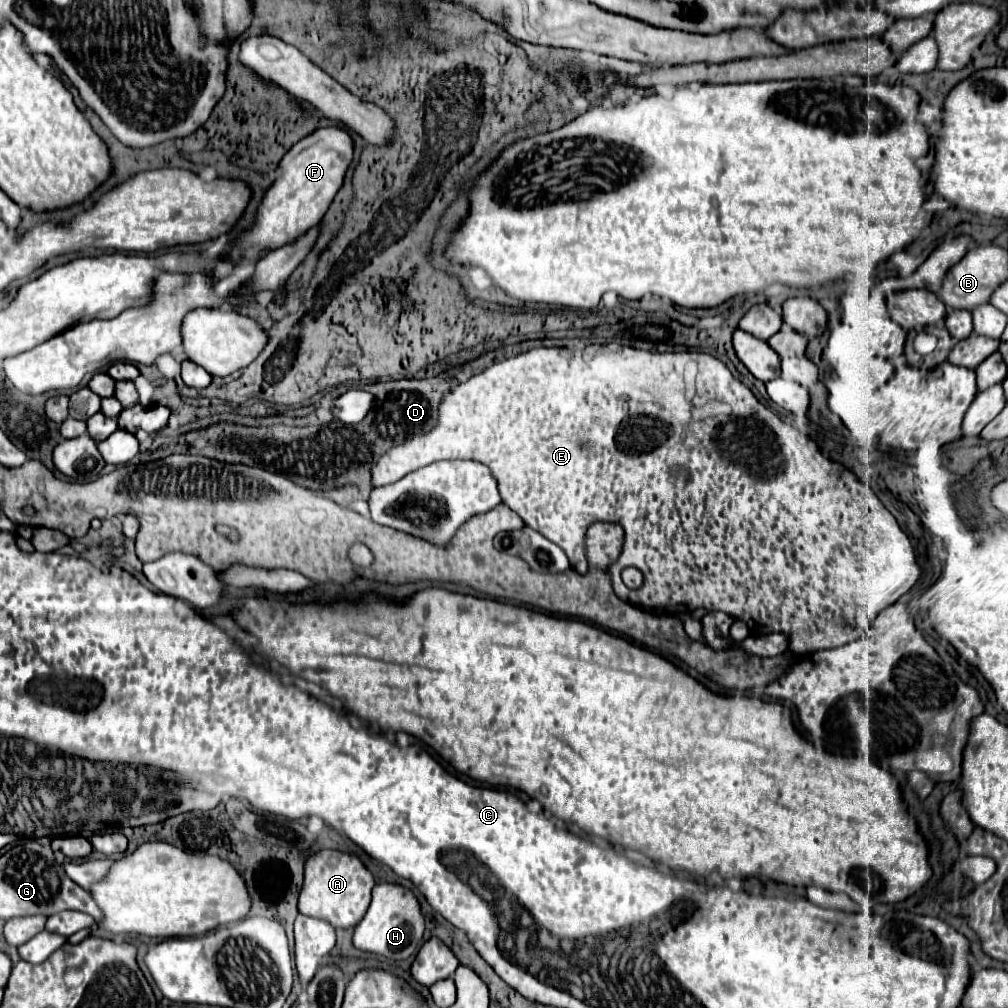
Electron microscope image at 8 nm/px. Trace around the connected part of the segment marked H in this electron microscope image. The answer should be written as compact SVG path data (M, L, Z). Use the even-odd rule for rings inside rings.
M378 883L372 889L372 903L364 915L364 921L354 929L354 945L362 951L374 951L378 955L384 955L384 959L398 963L408 959L416 951L418 943L422 941L422 933L424 917L416 895L402 885Z

